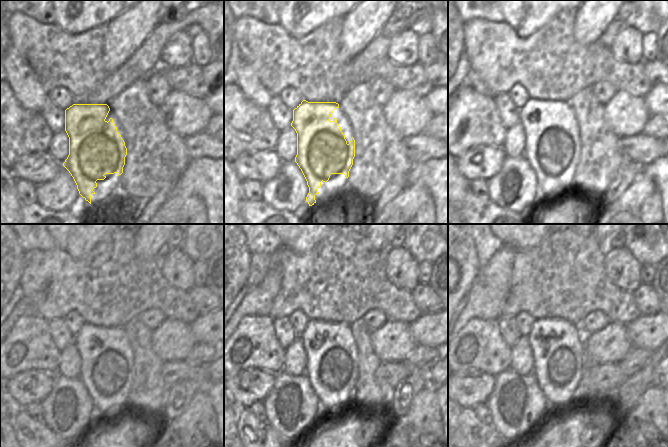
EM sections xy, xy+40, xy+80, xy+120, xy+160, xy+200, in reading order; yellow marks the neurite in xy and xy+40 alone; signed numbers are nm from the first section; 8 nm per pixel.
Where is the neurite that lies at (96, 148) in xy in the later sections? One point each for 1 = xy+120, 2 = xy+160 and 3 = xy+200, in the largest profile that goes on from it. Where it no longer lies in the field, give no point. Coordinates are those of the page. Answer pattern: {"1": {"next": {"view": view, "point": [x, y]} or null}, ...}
{"1": {"next": {"view": "xy+120", "point": [115, 370]}}, "2": {"next": {"view": "xy+160", "point": [341, 371]}}, "3": {"next": {"view": "xy+200", "point": [568, 375]}}}

